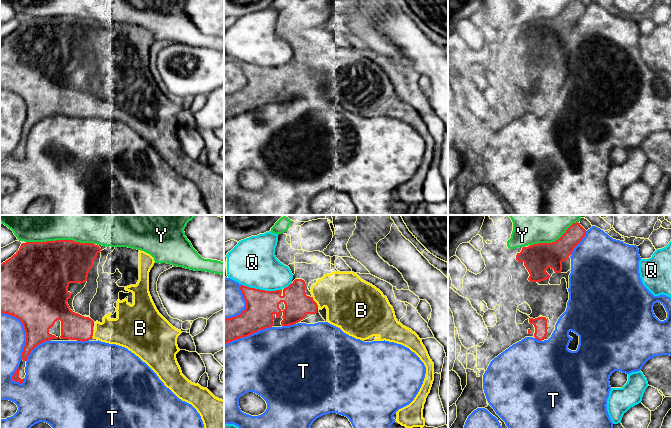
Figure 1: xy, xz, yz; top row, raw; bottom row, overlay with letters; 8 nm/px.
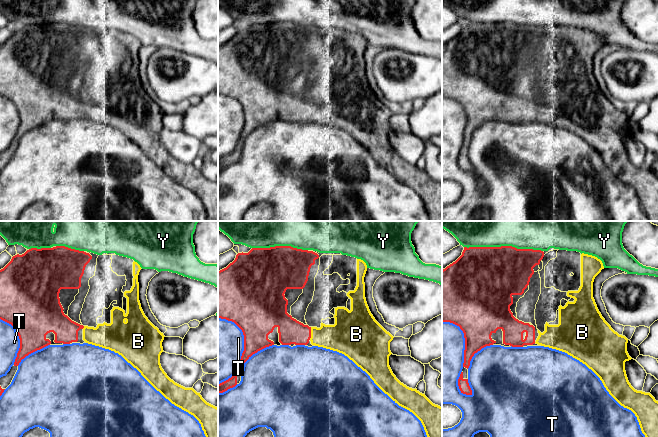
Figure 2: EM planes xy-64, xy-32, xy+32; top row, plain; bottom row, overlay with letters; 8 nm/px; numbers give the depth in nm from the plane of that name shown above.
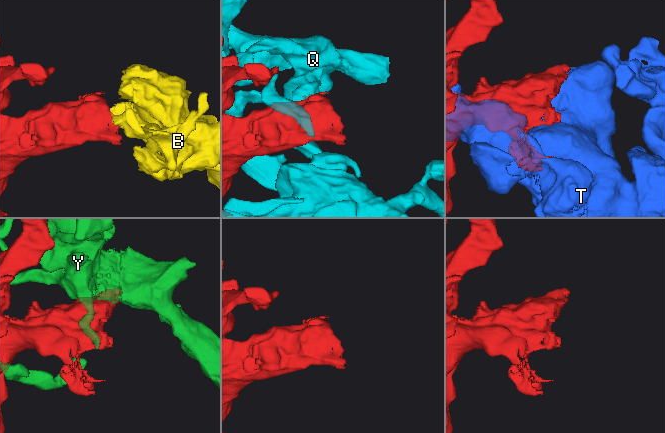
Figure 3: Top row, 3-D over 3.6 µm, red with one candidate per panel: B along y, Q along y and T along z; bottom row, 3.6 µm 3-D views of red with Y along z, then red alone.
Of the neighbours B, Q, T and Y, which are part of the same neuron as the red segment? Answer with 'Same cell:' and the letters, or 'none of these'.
Same cell: B

